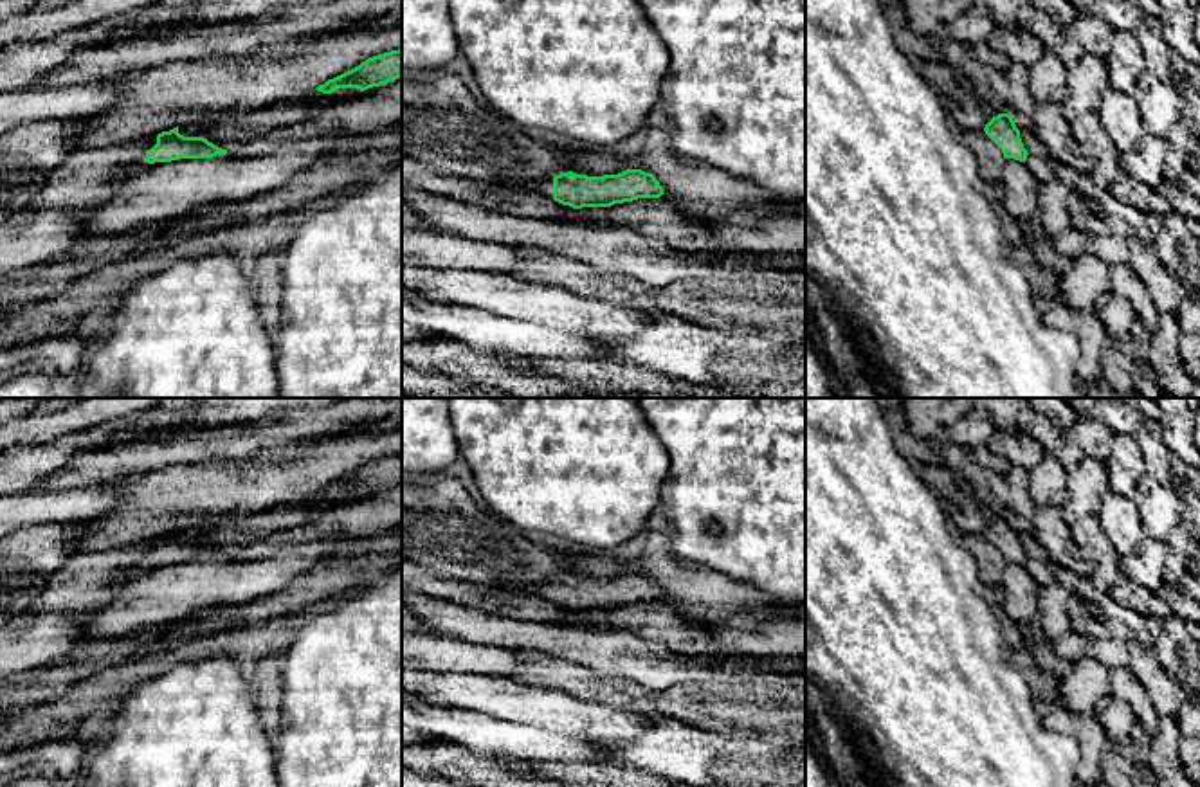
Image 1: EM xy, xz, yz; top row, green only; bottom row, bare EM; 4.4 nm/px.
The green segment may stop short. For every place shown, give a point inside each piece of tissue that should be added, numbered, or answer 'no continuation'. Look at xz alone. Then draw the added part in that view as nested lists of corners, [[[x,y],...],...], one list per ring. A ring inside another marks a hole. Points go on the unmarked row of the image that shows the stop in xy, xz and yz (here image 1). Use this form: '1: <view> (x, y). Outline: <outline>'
1: xz (546, 589). Outline: [[[551,580],[544,582],[544,583],[533,593],[533,596],[546,598],[548,602],[553,602],[553,582],[551,582]]]

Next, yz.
no continuation

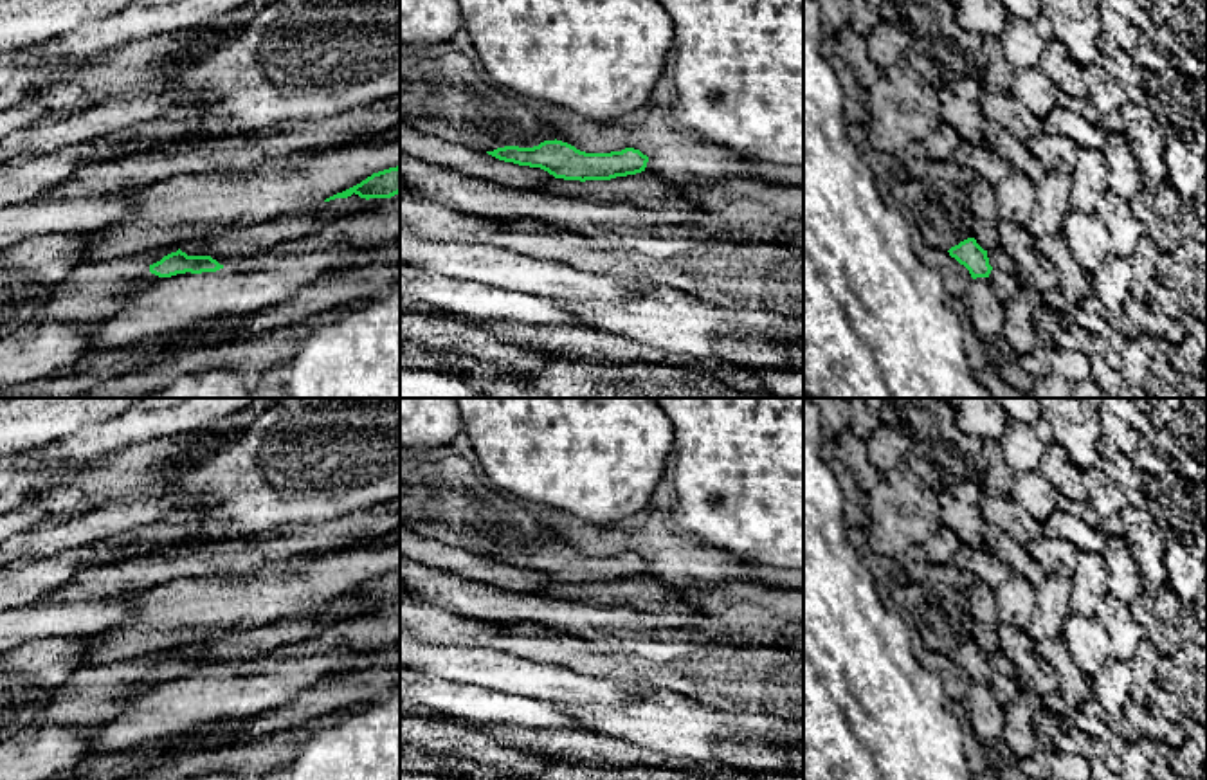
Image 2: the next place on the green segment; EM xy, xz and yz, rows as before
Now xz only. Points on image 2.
no continuation

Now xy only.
no continuation

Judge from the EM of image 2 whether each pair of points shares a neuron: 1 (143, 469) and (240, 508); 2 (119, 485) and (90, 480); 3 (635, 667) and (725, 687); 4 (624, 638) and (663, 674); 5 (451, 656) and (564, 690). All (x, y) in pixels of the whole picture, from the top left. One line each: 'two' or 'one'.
1: two
2: one
3: one
4: two
5: one

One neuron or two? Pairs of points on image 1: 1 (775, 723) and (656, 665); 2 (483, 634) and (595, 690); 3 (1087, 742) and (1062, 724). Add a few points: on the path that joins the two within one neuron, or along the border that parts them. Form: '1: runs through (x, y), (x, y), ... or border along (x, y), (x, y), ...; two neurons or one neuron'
1: border along (709, 694), (719, 697); two neurons
2: border along (539, 656), (552, 660); two neurons
3: runs through (1081, 735), (1069, 724); one neuron

